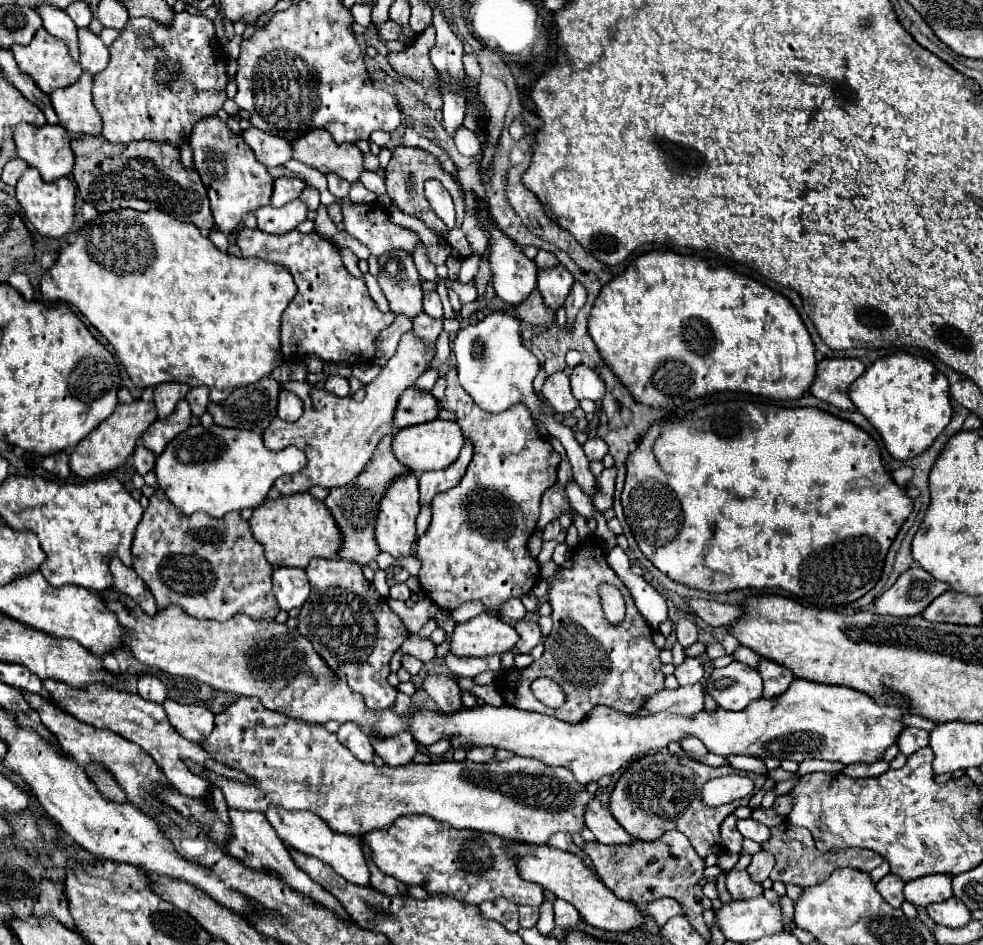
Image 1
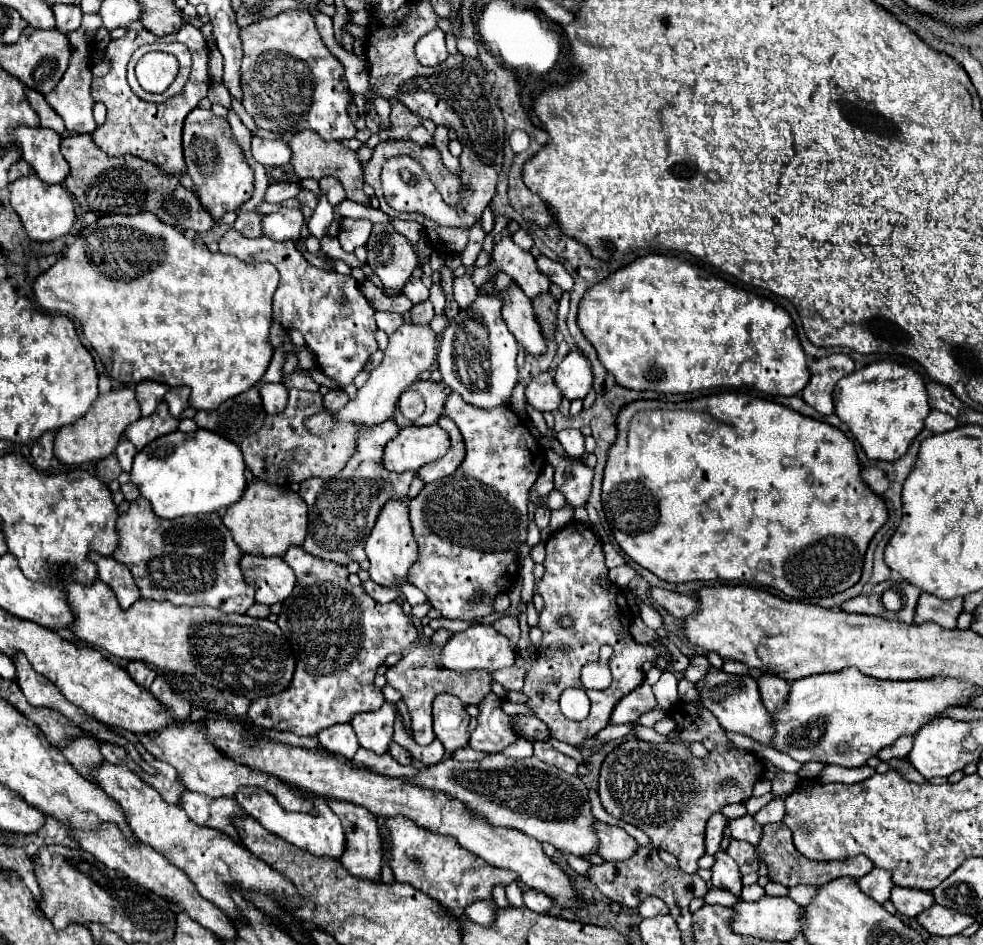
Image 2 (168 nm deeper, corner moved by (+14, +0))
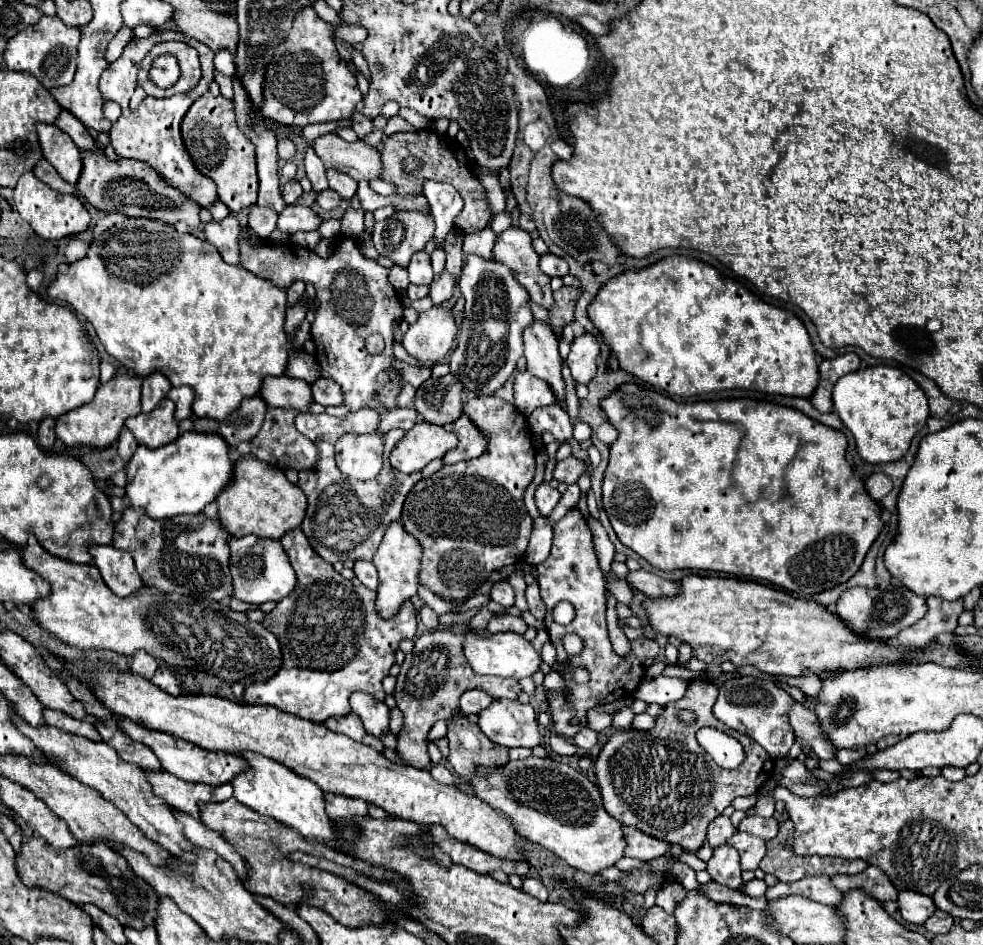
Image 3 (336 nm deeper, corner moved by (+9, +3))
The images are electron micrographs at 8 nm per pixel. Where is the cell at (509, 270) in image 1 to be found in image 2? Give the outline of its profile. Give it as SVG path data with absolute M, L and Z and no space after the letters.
M511 280L509 288L499 290L497 296L503 300L501 312L507 322L507 328L515 336L515 340L525 348L525 352L535 356L545 352L545 338L533 316L531 300L523 294L523 290Z

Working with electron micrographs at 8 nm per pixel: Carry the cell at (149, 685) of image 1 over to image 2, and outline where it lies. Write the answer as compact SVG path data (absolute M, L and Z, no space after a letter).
M129 662L127 672L129 672L129 676L131 676L141 688L145 688L145 690L149 690L149 686L153 684L153 680L155 680L155 676L157 676L155 670L149 668L149 666L143 664L143 662Z

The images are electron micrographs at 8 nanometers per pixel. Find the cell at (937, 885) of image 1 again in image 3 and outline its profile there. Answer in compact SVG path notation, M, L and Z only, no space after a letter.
M900 891L898 895L898 911L906 923L924 925L926 919L936 911L932 897L914 893L914 891Z

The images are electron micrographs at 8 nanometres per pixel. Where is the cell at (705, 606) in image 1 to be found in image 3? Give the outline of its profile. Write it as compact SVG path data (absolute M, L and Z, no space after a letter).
M640 569L640 571L630 571L630 573L626 575L626 579L628 579L628 583L630 583L634 589L642 591L642 593L648 595L648 597L672 597L672 595L678 593L678 583L666 581L666 579L662 579L662 577L654 575L654 573L644 571L644 569Z

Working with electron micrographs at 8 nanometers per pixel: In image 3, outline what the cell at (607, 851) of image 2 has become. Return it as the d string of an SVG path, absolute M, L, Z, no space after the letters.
M624 827L624 837L628 841L628 849L626 855L628 857L636 857L642 861L650 861L650 859L658 859L664 857L672 845L668 845L666 841L654 839L642 831L638 831L636 827Z

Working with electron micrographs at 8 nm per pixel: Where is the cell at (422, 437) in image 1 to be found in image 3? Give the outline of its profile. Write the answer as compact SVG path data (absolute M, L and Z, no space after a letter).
M422 421L406 431L388 459L390 465L402 473L422 471L432 459L444 457L456 445L458 439L448 427Z

